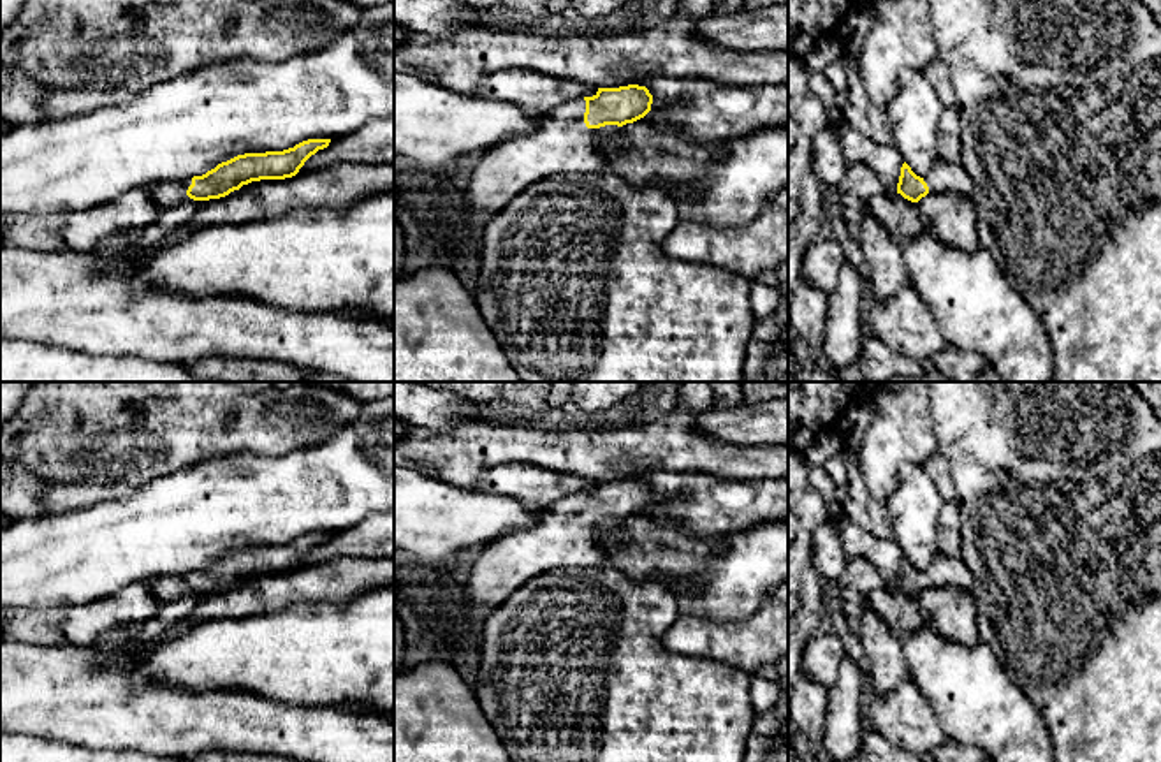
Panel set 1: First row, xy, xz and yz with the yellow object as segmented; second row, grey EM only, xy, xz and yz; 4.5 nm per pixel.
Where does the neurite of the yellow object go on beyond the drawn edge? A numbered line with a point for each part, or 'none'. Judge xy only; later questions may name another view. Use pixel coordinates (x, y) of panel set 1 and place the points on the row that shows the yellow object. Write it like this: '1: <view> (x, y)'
1: xy (167, 194)

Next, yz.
1: yz (945, 178)

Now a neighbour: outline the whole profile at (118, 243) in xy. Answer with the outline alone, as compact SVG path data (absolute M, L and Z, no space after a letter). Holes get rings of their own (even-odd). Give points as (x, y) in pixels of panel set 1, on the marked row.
M130 231L114 232L111 238L106 238L97 246L97 255L127 255L135 252L137 248L130 243Z

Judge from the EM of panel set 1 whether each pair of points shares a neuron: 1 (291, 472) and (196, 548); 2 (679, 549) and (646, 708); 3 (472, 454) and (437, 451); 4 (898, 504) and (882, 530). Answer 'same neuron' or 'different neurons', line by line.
1: same neuron
2: different neurons
3: same neuron
4: different neurons

